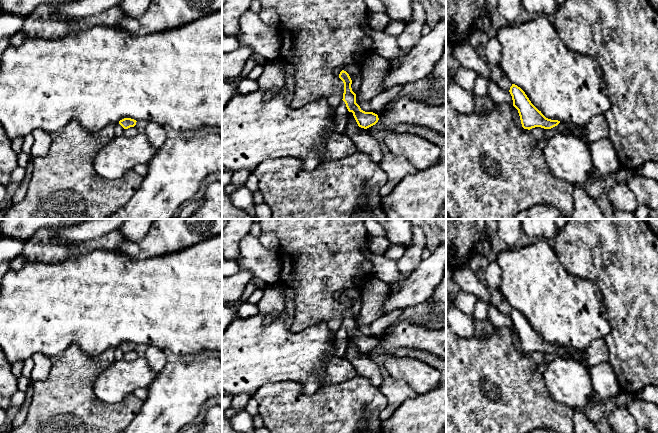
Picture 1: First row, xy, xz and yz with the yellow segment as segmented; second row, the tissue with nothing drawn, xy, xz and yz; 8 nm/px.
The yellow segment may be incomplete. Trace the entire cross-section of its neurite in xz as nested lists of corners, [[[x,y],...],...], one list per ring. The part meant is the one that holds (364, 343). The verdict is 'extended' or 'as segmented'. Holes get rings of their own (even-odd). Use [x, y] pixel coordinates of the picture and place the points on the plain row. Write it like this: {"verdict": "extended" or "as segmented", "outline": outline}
{"verdict": "as segmented", "outline": [[[342,294],[339,298],[339,302],[344,307],[344,317],[342,324],[345,326],[348,335],[353,337],[358,350],[367,353],[375,349],[379,344],[378,339],[373,336],[363,335],[356,327],[356,318],[352,315],[352,304],[349,298]]]}

